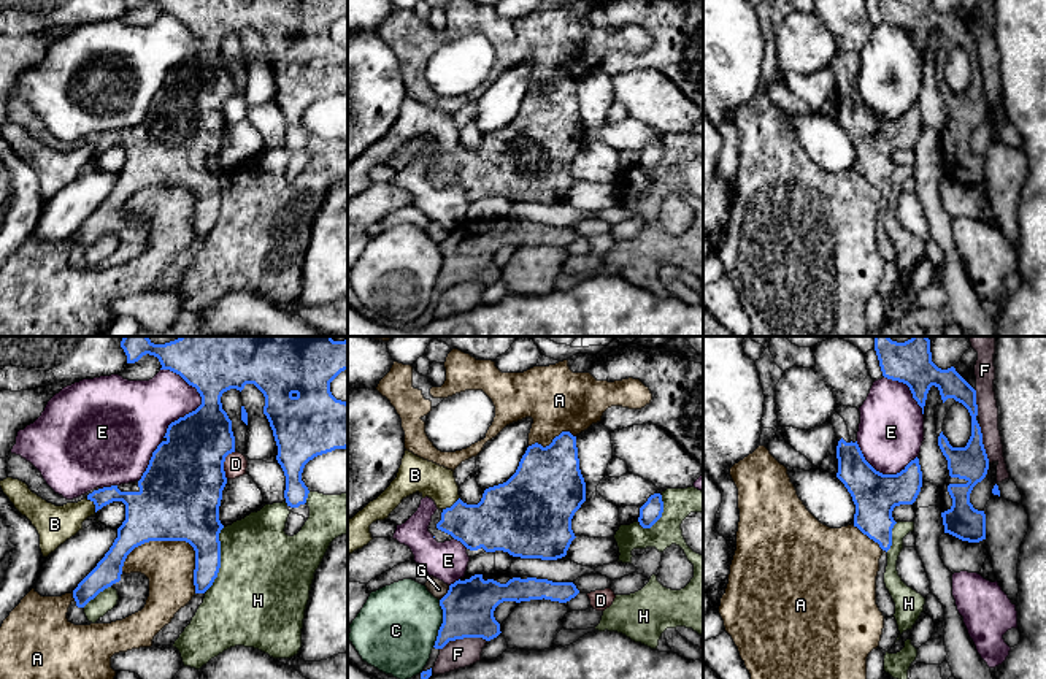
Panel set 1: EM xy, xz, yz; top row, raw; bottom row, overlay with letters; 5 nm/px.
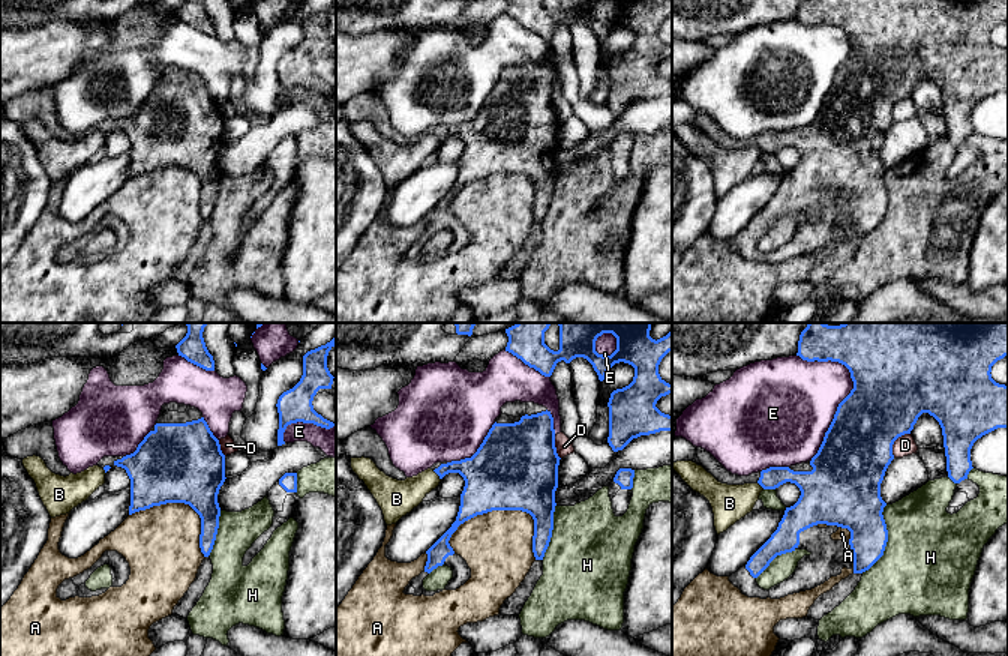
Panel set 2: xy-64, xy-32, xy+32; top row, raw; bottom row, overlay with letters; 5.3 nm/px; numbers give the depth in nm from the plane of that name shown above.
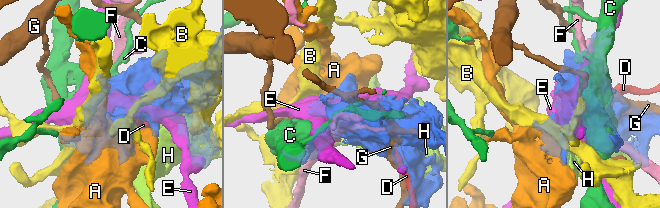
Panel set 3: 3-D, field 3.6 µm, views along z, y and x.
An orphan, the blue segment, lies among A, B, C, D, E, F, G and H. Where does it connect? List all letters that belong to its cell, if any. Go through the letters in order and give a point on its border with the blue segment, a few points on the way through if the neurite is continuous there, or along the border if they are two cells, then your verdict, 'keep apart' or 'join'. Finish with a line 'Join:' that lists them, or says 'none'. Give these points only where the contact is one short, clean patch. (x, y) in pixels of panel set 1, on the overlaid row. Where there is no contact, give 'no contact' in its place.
A: xy (153, 540) | keep apart
B: xy (94, 503) | along xy (86, 498), (94, 505), (96, 511) | keep apart
C: xz (442, 624) | keep apart
D: xy (223, 464) | keep apart
E: xy (200, 405) | keep apart
F: yz (981, 443) | keep apart
G: xz (446, 594) | keep apart
H: xy (219, 559) | keep apart
Join: none

